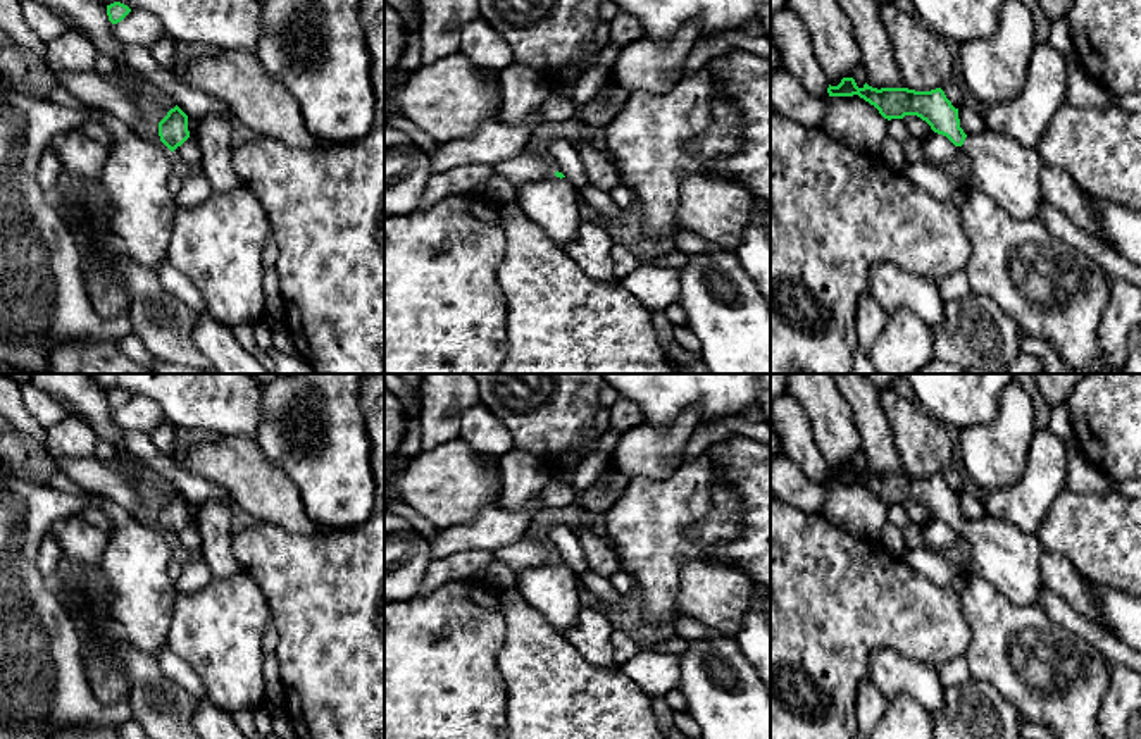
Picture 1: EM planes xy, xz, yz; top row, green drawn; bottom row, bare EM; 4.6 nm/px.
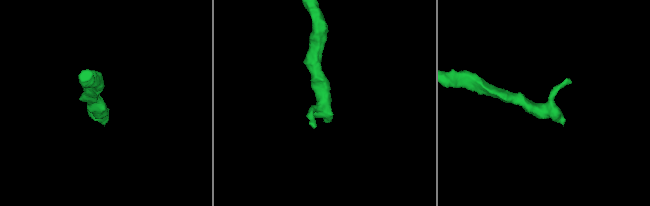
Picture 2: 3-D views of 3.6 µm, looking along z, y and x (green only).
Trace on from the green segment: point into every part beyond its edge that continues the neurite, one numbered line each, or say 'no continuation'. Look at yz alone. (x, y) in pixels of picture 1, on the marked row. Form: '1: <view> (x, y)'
1: yz (1007, 171)

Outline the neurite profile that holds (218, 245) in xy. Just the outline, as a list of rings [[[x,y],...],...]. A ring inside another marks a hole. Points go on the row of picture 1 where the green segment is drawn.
[[[240,184],[229,191],[214,191],[196,207],[179,207],[167,257],[200,289],[207,312],[222,326],[255,326],[265,314],[262,253],[271,233],[264,205],[252,188]]]

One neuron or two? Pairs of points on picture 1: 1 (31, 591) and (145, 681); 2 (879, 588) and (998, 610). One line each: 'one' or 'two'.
1: two
2: two

